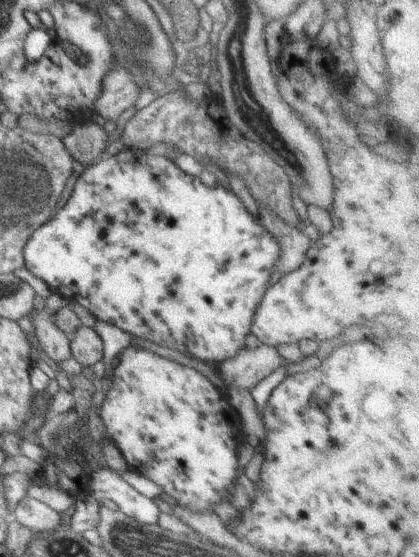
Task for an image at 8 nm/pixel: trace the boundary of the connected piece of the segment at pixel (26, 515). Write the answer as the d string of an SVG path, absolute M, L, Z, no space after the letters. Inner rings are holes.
M25 496L21 499L12 514L12 519L18 521L21 526L30 528L34 535L40 532L50 532L58 528L61 516L46 503L40 500Z

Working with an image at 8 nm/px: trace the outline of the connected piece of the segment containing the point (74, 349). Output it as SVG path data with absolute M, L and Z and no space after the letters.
M82 325L71 340L71 356L82 367L88 367L103 360L102 339L94 328Z

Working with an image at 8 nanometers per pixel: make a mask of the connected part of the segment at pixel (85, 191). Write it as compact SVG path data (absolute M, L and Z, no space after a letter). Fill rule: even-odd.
M123 148L113 156L109 155L95 160L78 175L74 190L66 205L54 216L46 221L27 240L23 248L25 267L40 280L48 284L50 290L68 299L74 299L80 306L84 306L102 321L112 323L128 334L146 338L150 342L168 346L178 350L184 356L202 360L202 362L216 362L220 364L227 358L234 358L242 349L246 348L244 340L251 333L253 318L266 289L275 280L275 266L281 255L279 240L261 223L260 218L254 218L240 198L222 183L210 187L204 185L199 177L184 173L171 158L156 155L149 151L135 151Z

